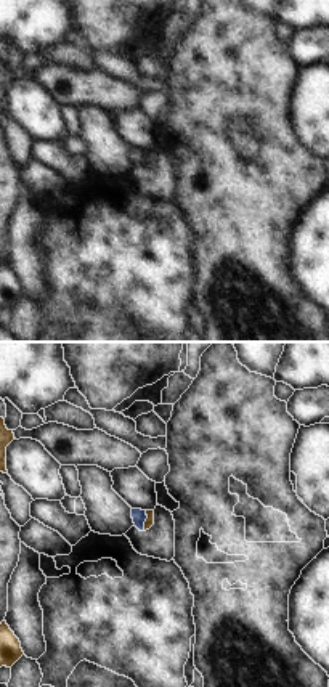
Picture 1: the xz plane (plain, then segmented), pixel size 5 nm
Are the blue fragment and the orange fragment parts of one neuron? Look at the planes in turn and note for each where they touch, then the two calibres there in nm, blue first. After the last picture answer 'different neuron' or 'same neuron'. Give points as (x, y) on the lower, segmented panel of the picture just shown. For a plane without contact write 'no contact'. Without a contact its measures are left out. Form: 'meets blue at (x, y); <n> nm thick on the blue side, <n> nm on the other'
meets blue at (145, 520); 70 nm thick on the blue side, 50 nm on the other

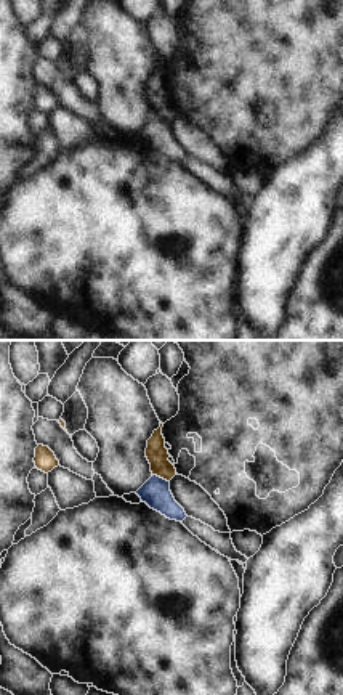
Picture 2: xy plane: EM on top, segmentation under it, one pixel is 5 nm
meets blue at (159, 477); 150 nm thick on the blue side, 110 nm on the other

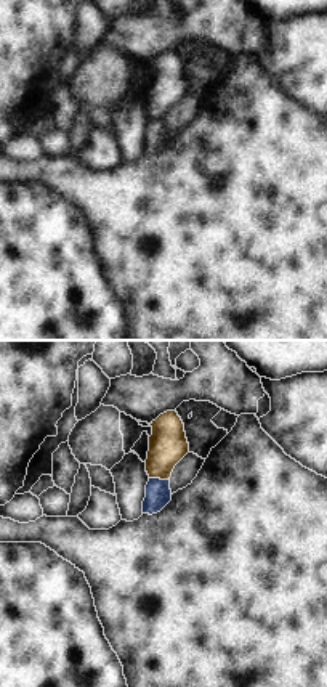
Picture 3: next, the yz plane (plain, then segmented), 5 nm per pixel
meets blue at (159, 479); 130 nm thick on the blue side, 190 nm on the other

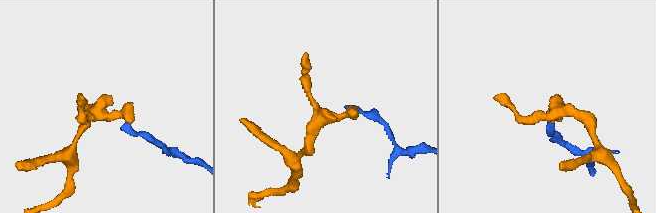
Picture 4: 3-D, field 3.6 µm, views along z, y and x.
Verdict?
different neuron

